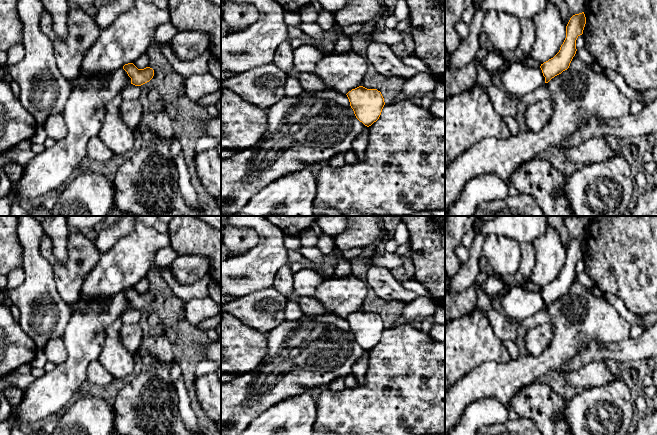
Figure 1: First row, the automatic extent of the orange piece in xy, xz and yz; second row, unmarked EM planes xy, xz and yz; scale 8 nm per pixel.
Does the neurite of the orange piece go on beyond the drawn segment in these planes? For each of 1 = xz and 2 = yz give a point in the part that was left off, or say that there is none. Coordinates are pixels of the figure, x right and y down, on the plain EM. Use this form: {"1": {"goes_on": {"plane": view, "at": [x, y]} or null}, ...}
{"1": {"goes_on": null}, "2": {"goes_on": null}}

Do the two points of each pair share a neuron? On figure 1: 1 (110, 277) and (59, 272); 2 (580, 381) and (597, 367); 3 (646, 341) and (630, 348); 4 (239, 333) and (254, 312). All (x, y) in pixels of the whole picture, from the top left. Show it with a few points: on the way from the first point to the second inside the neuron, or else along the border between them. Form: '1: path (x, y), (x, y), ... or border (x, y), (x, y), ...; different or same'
1: border (100, 256), (100, 259), (86, 276), (79, 294); different
2: path (584, 378), (593, 371); same
3: path (642, 345), (639, 348), (634, 348); same
4: border (231, 313), (254, 329), (267, 333); different

